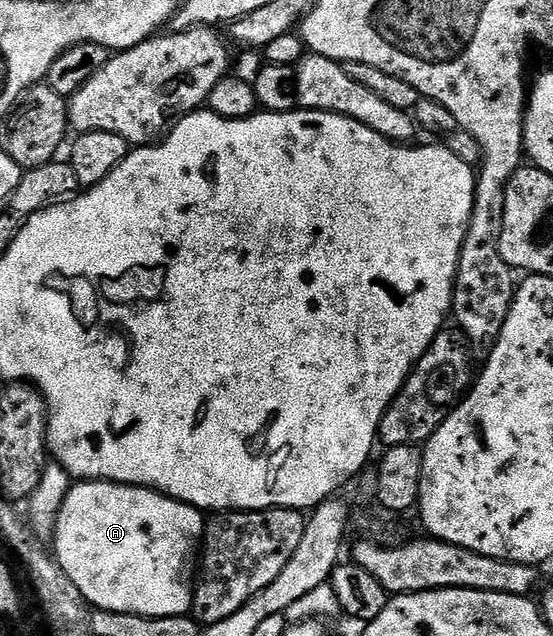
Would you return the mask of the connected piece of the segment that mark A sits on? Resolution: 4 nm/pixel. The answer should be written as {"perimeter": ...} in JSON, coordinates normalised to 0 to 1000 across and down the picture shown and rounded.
{"perimeter":[[[157,755],[134,759],[127,767],[99,827],[92,862],[121,909],[143,921],[150,940],[170,958],[253,969],[331,969],[349,953],[353,901],[360,893],[360,863],[373,822],[365,800],[347,799],[273,767]]]}

